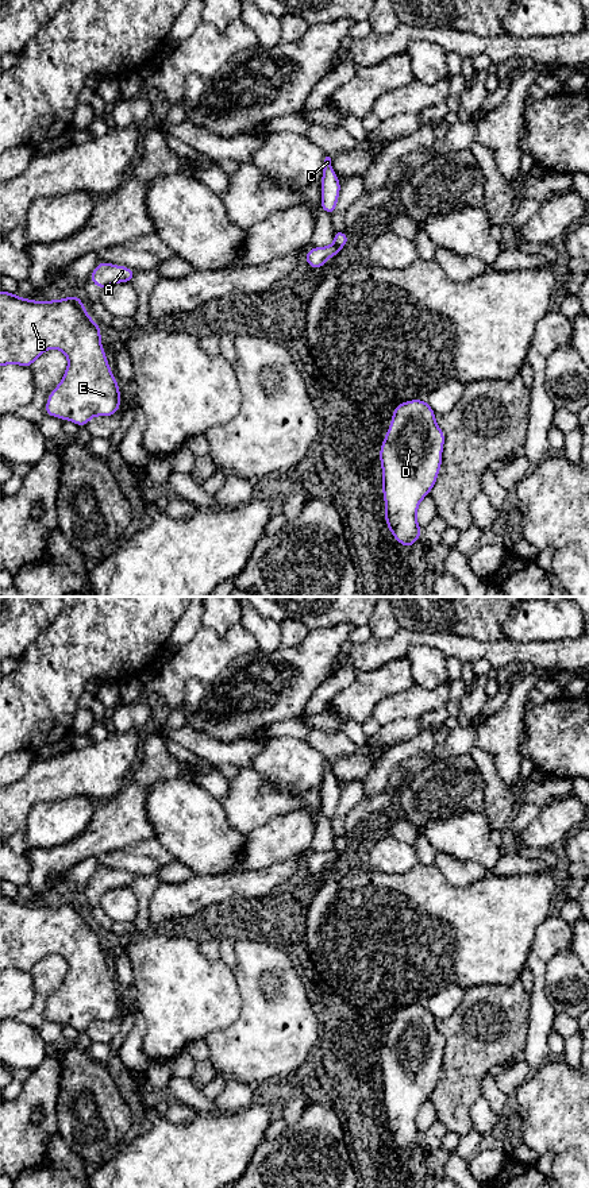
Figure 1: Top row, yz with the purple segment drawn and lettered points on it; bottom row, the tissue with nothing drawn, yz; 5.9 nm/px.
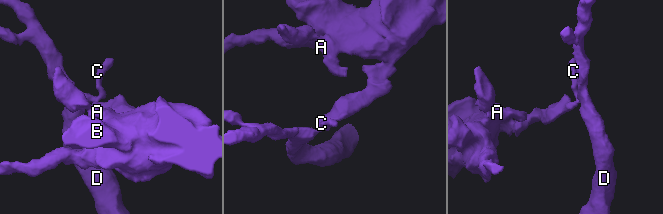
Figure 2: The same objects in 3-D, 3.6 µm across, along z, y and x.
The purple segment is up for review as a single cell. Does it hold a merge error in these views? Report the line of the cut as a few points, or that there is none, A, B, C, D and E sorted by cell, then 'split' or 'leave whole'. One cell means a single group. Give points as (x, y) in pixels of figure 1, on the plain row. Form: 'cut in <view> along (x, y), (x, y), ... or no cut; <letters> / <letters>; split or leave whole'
cut in yz along (334, 848), (339, 853); A B E / C D; split

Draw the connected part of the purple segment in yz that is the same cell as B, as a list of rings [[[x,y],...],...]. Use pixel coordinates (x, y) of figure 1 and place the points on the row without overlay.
[[[0,895],[0,972],[5,969],[31,972],[36,963],[51,953],[62,956],[68,963],[69,968],[59,990],[49,999],[46,1021],[86,1031],[95,1021],[109,1022],[118,1018],[122,1007],[119,988],[107,967],[100,940],[101,933],[74,899],[66,904],[32,906]]]

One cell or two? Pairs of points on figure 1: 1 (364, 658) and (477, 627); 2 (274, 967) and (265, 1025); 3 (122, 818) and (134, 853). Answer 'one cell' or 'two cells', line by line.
1: two cells
2: one cell
3: two cells

